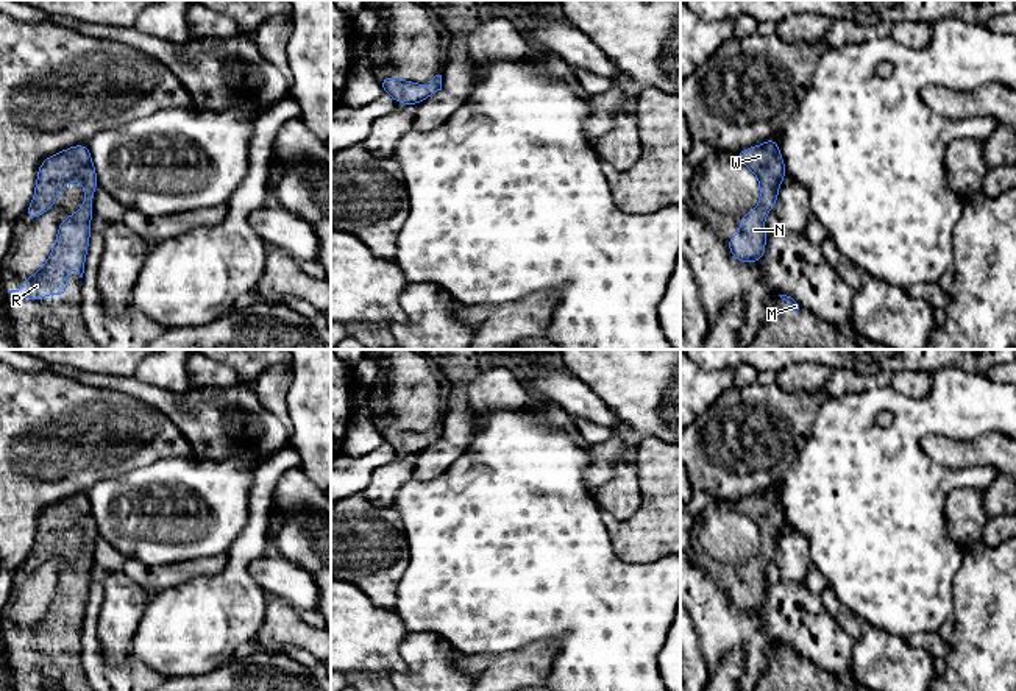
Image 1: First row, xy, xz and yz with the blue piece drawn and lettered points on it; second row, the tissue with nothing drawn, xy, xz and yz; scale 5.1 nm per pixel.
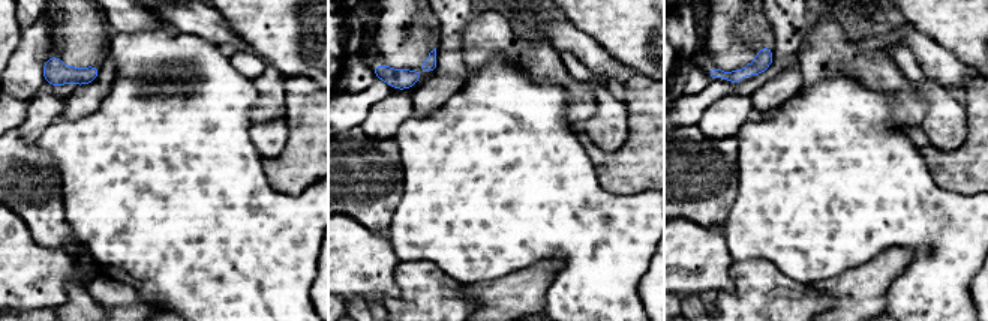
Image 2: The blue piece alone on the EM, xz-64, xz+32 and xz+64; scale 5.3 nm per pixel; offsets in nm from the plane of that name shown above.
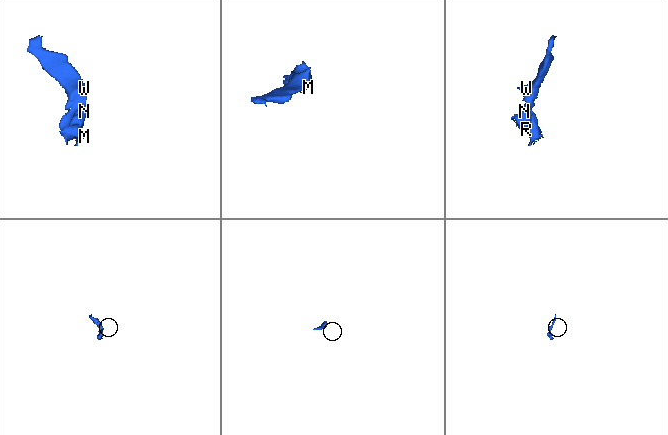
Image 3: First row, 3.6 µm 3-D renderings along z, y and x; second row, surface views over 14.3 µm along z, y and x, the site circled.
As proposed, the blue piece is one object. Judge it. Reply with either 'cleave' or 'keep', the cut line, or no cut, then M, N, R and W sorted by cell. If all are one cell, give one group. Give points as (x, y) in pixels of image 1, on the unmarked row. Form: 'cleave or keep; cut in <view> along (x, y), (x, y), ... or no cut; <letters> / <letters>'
keep; no cut; M N R W

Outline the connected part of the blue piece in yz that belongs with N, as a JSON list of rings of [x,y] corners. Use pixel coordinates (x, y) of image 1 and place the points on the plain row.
[[[769,488],[751,499],[741,499],[735,504],[757,526],[760,532],[758,555],[740,568],[740,585],[726,588],[732,605],[738,611],[758,611],[765,605],[766,582],[763,574],[766,562],[774,558],[780,530],[787,526],[783,509],[777,501],[779,490]]]

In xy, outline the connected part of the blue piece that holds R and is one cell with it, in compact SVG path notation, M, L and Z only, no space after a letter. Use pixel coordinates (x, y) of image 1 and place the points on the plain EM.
M76 494L72 498L67 498L64 501L59 501L50 507L47 507L42 515L37 519L37 532L34 540L34 547L27 558L27 566L31 569L36 569L41 563L48 560L52 555L55 555L56 546L59 540L70 530L80 529L81 535L84 538L84 552L80 557L80 560L67 568L62 568L55 597L45 611L45 615L31 627L25 627L23 633L19 640L9 640L8 643L14 646L25 646L30 649L42 649L47 644L56 641L61 644L61 647L66 647L67 636L67 615L72 613L75 616L75 621L83 627L84 622L84 608L87 602L89 594L89 585L91 585L91 568L94 565L92 562L92 551L94 551L94 540L97 538L97 523L92 515L91 501L87 494Z

